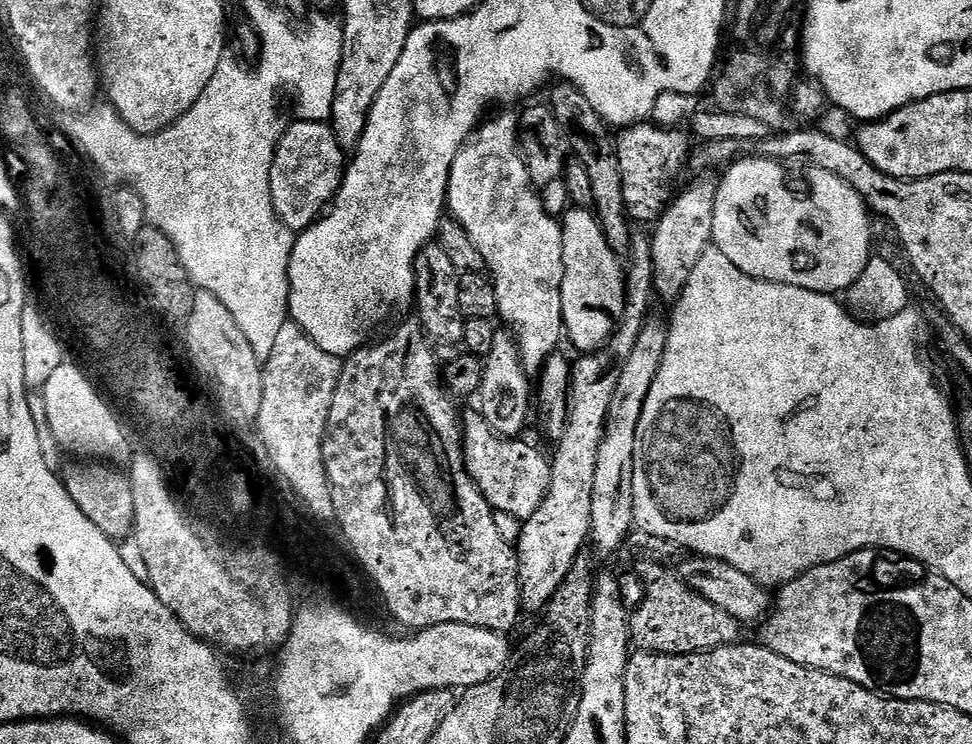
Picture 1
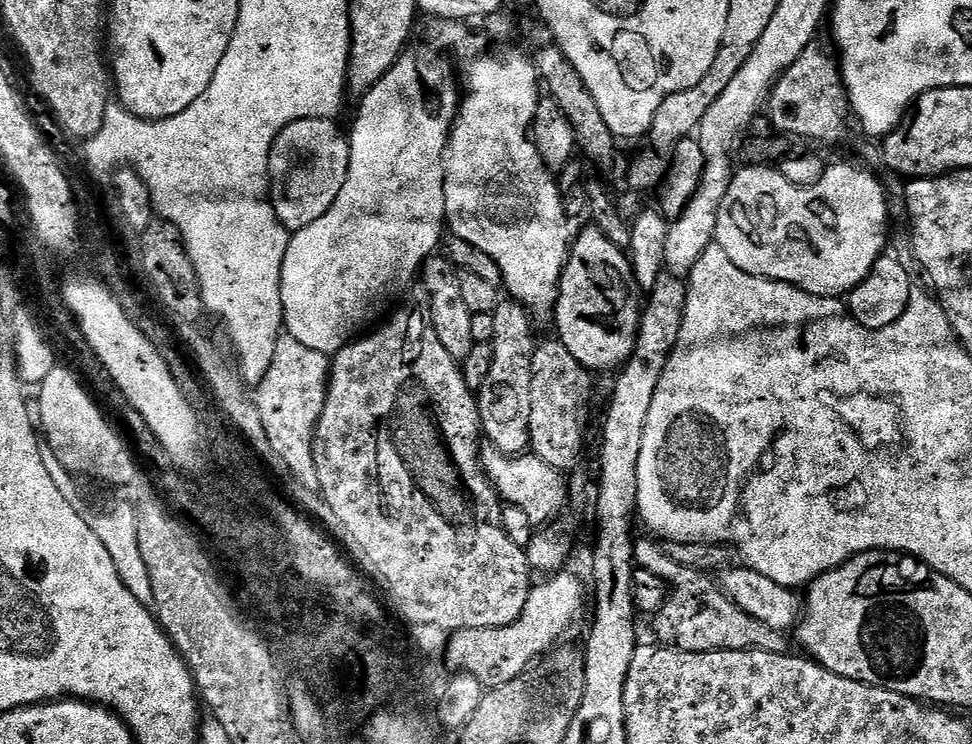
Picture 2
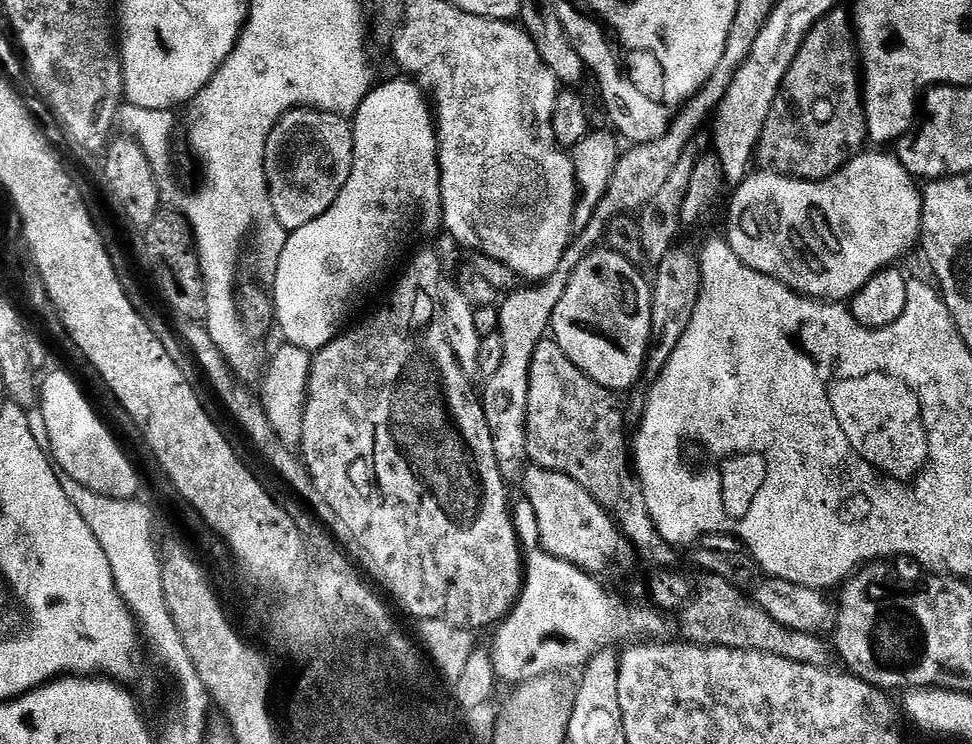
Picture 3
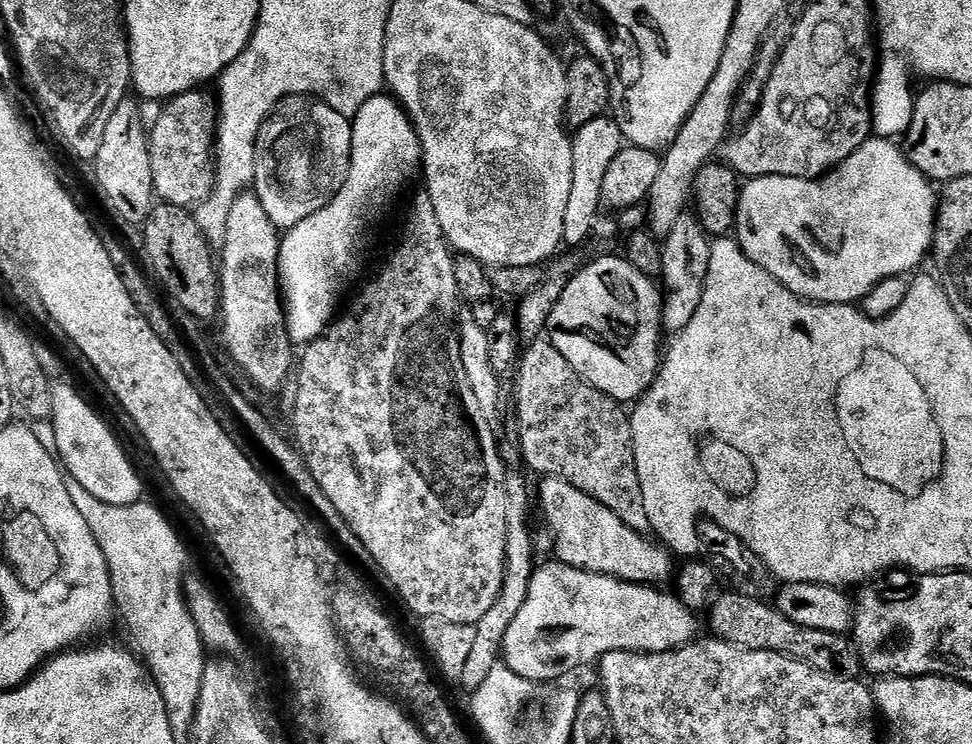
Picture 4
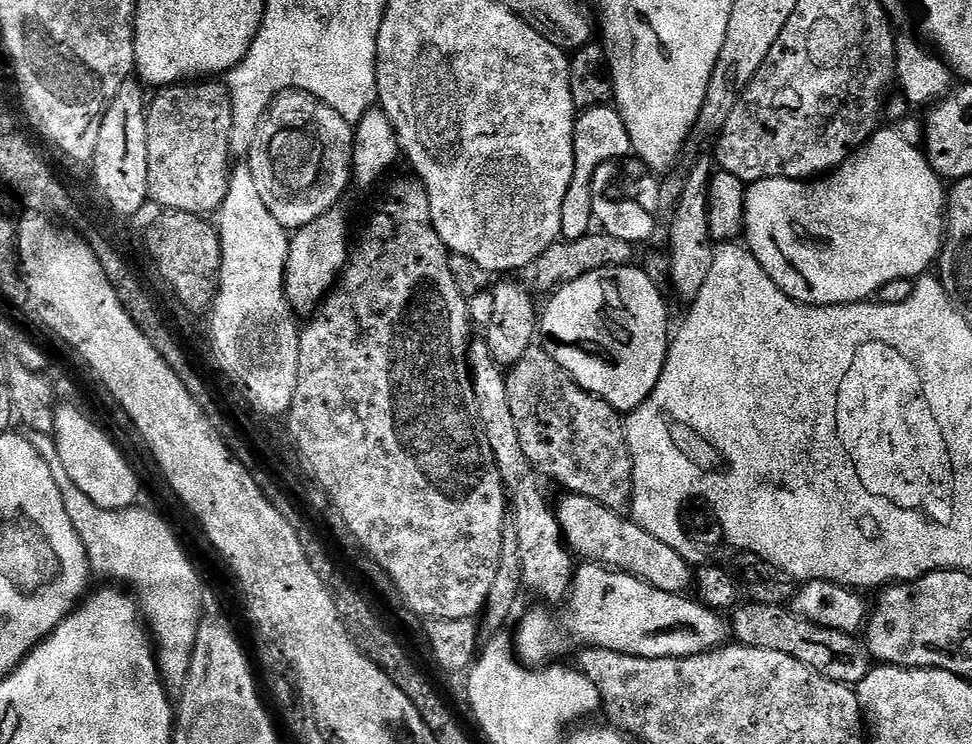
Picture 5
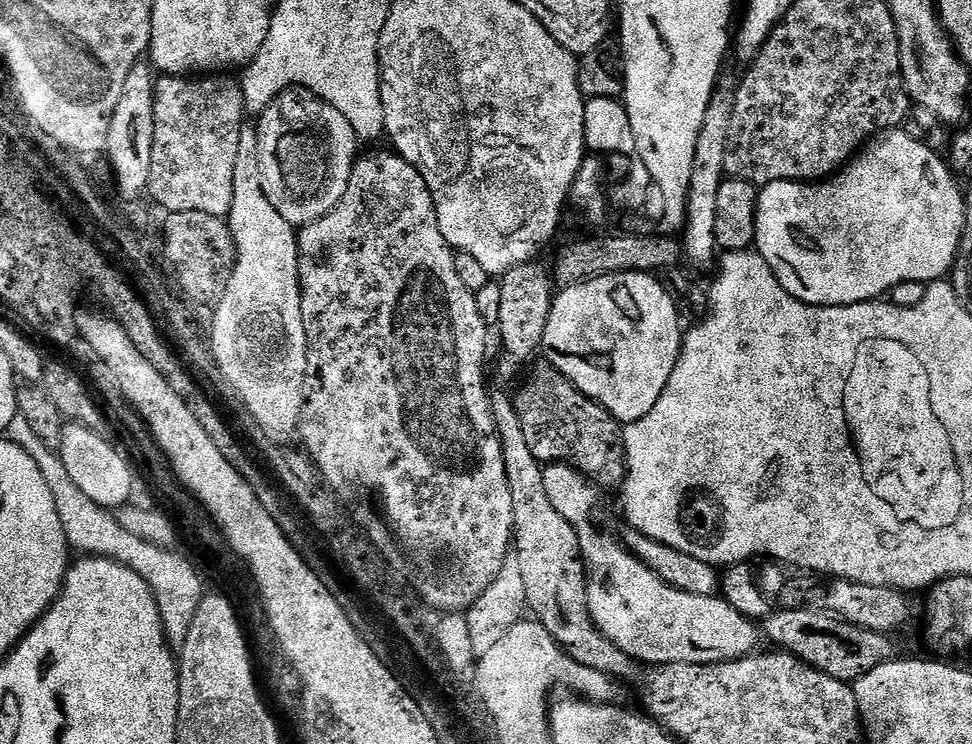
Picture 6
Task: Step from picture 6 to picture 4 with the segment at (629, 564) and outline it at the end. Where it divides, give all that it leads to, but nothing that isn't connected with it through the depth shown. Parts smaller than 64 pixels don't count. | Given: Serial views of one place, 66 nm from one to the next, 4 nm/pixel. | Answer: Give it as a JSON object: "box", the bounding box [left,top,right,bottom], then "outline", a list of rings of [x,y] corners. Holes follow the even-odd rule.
{"box":[502,562,697,682],"outline":[[[551,562],[552,564],[542,563],[535,569],[529,582],[529,593],[526,594],[526,600],[522,604],[522,608],[518,611],[518,616],[511,622],[510,628],[506,630],[502,660],[507,664],[510,670],[514,670],[514,674],[518,674],[522,678],[533,682],[541,682],[540,680],[556,680],[559,676],[564,676],[567,672],[572,672],[575,668],[580,668],[583,664],[595,665],[601,656],[605,656],[608,652],[673,652],[676,648],[682,647],[684,644],[691,644],[697,639],[696,620],[693,609],[686,608],[684,603],[675,595],[667,596],[664,590],[657,590],[655,587],[646,584],[631,584],[625,580],[619,580],[613,576],[603,576],[602,574],[594,574],[593,572],[583,572],[577,568],[571,568],[569,564],[561,564],[559,562]]]}

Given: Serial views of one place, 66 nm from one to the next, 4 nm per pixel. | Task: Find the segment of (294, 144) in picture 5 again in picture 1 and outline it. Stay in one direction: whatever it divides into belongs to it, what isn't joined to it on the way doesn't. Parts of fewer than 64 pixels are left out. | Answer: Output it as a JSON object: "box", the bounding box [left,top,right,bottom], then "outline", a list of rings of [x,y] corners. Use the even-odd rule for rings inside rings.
{"box":[270,120,346,234],"outline":[[[300,120],[285,127],[270,166],[270,194],[280,221],[299,234],[320,219],[340,191],[346,156],[327,123]],[[345,156],[345,160],[344,160]],[[324,208],[324,209],[323,209]]]}

